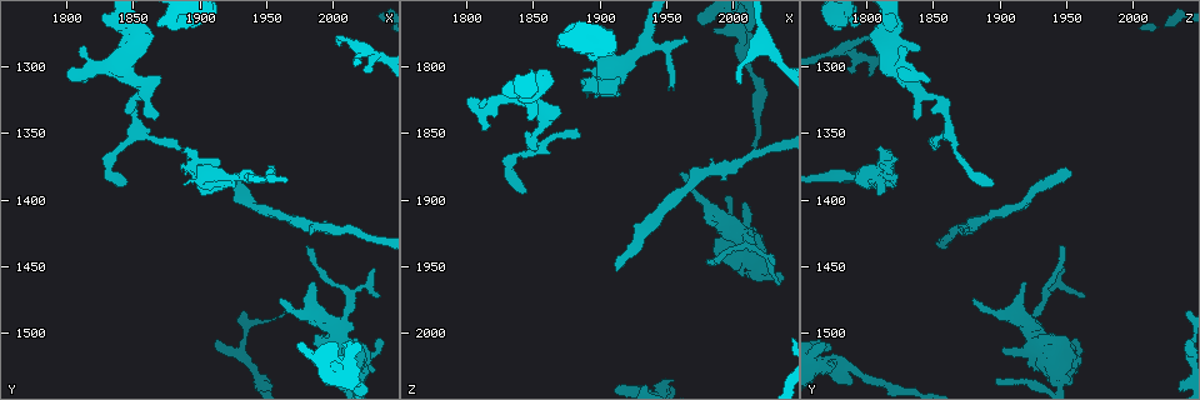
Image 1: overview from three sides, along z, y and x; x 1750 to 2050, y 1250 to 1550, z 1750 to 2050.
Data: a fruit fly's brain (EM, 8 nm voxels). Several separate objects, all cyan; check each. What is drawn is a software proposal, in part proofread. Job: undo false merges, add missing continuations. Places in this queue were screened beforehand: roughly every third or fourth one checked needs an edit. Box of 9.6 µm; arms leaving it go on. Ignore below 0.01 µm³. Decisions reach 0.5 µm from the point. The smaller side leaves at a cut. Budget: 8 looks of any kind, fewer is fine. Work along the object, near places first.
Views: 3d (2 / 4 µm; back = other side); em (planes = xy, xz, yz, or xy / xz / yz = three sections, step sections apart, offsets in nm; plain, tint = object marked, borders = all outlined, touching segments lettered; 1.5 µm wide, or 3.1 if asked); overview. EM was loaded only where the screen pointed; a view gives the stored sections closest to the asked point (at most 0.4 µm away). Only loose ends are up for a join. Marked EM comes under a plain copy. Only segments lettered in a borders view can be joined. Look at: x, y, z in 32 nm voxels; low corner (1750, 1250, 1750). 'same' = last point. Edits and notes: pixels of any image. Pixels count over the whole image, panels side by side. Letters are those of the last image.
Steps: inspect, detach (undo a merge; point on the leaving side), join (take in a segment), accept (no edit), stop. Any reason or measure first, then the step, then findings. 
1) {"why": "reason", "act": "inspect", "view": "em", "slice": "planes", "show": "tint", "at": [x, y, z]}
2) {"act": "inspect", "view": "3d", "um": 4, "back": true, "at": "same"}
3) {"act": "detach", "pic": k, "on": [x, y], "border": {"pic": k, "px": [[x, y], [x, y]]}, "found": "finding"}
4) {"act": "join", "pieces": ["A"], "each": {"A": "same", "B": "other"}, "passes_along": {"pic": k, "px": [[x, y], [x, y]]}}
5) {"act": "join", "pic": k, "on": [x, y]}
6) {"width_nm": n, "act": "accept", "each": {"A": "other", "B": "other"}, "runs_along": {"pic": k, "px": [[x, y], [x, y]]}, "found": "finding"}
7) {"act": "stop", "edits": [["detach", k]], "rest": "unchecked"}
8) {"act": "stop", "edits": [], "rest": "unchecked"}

{"why": "an open end", "act": "inspect", "view": "em", "slice": "planes", "show": "borders", "at": [1886, 1360, 1850]}

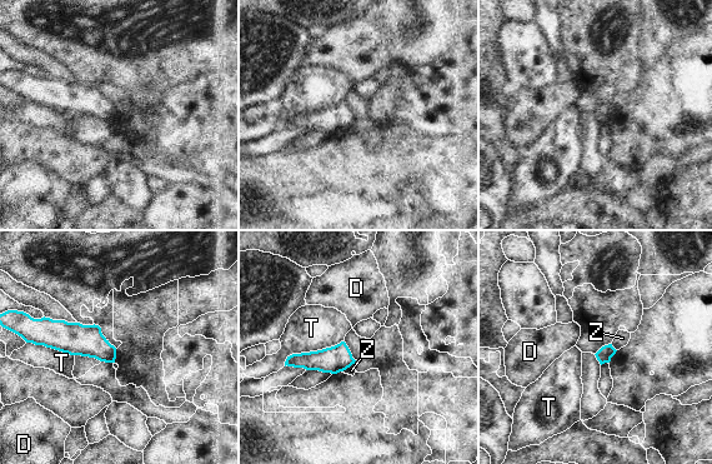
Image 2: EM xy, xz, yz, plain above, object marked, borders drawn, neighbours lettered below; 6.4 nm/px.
{"width_nm": 100, "act": "accept", "each": {"D": "other", "T": "other", "Z": "other"}, "border": {"pic": 2, "px": [[342, 340], [292, 353], [284, 365]]}, "found": "none of them fits"}

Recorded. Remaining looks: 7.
{"why": "free end", "act": "inspect", "view": "3d", "um": 2, "at": [1844, 1386, 1892]}

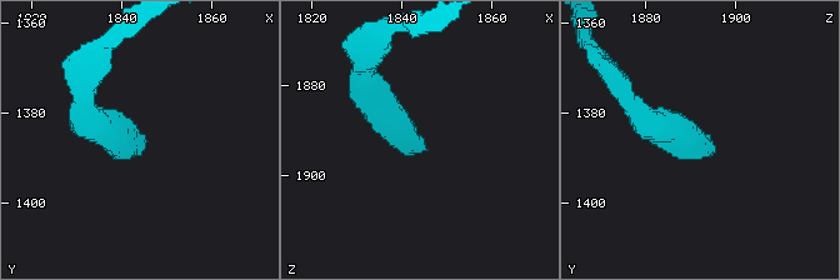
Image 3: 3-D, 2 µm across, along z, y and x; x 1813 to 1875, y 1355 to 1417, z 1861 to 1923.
{"why": "now the EM", "act": "inspect", "view": "em", "slice": "xy", "step": 4, "show": "borders", "at": [1846, 1387, 1893]}

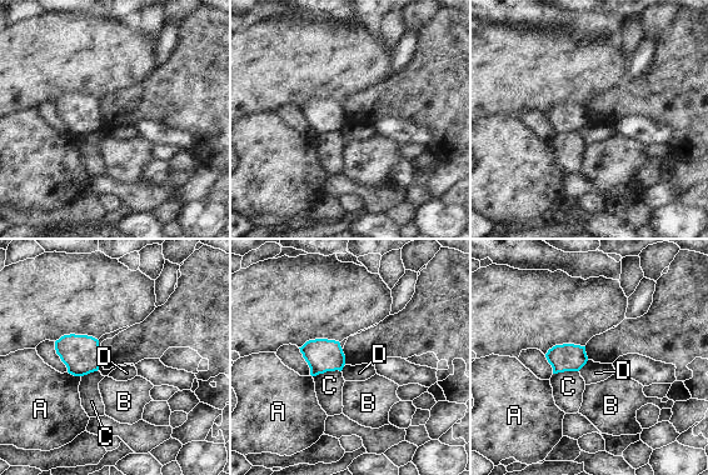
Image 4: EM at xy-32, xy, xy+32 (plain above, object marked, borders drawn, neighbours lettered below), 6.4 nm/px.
{"why": "another direction", "act": "inspect", "view": "em", "slice": "planes", "show": "borders", "at": "same"}

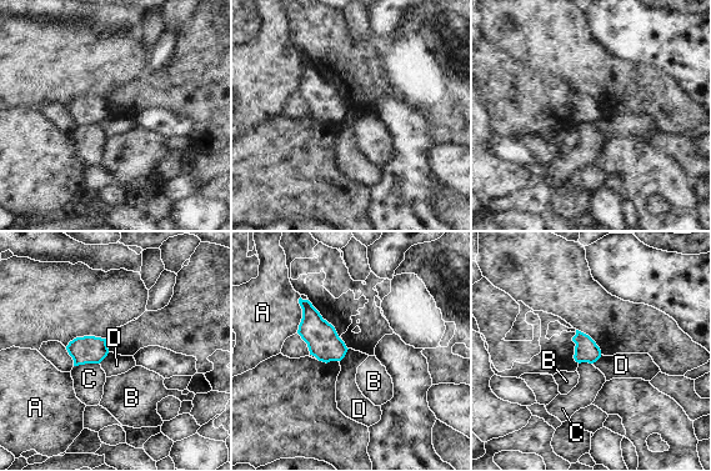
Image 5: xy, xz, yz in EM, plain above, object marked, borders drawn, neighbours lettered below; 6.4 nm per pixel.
{"act": "accept", "each": {"A": "other", "B": "other", "C": "other", "D": "other"}, "border": {"pic": 5, "px": [[349, 349], [339, 361]]}, "found": "none of them fits"}

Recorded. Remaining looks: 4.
{"why": "an open end", "act": "inspect", "view": "3d", "um": 4, "at": [1982, 1460, 1918]}

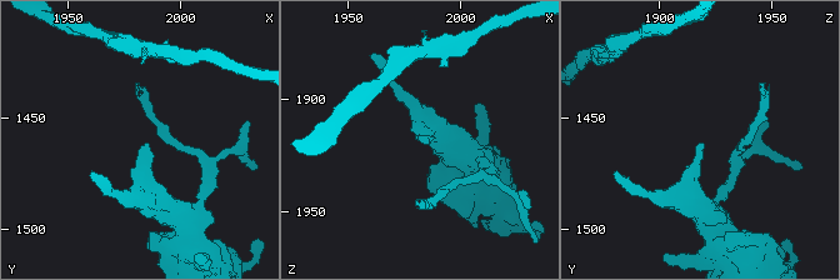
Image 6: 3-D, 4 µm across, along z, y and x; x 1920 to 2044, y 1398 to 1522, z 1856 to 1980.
{"why": "now the EM", "act": "inspect", "view": "em", "slice": "planes", "show": "borders", "at": [1985, 1461, 1919]}

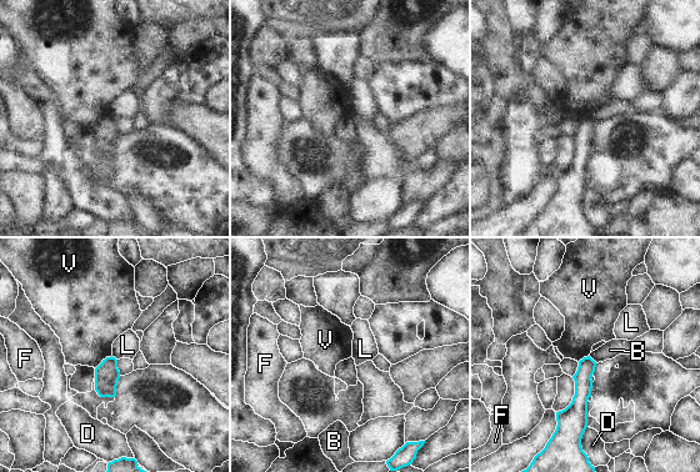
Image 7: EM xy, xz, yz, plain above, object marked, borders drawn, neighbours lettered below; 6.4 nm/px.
{"act": "accept", "each": {"B": "other", "D": "other", "F": "other", "L": "other", "V": "other"}, "runs_along": {"pic": 7, "px": [[588, 360], [576, 411], [576, 431]]}, "found": "none of them fits"}

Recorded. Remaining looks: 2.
{"act": "stop", "edits": [], "rest": "unchecked"}

